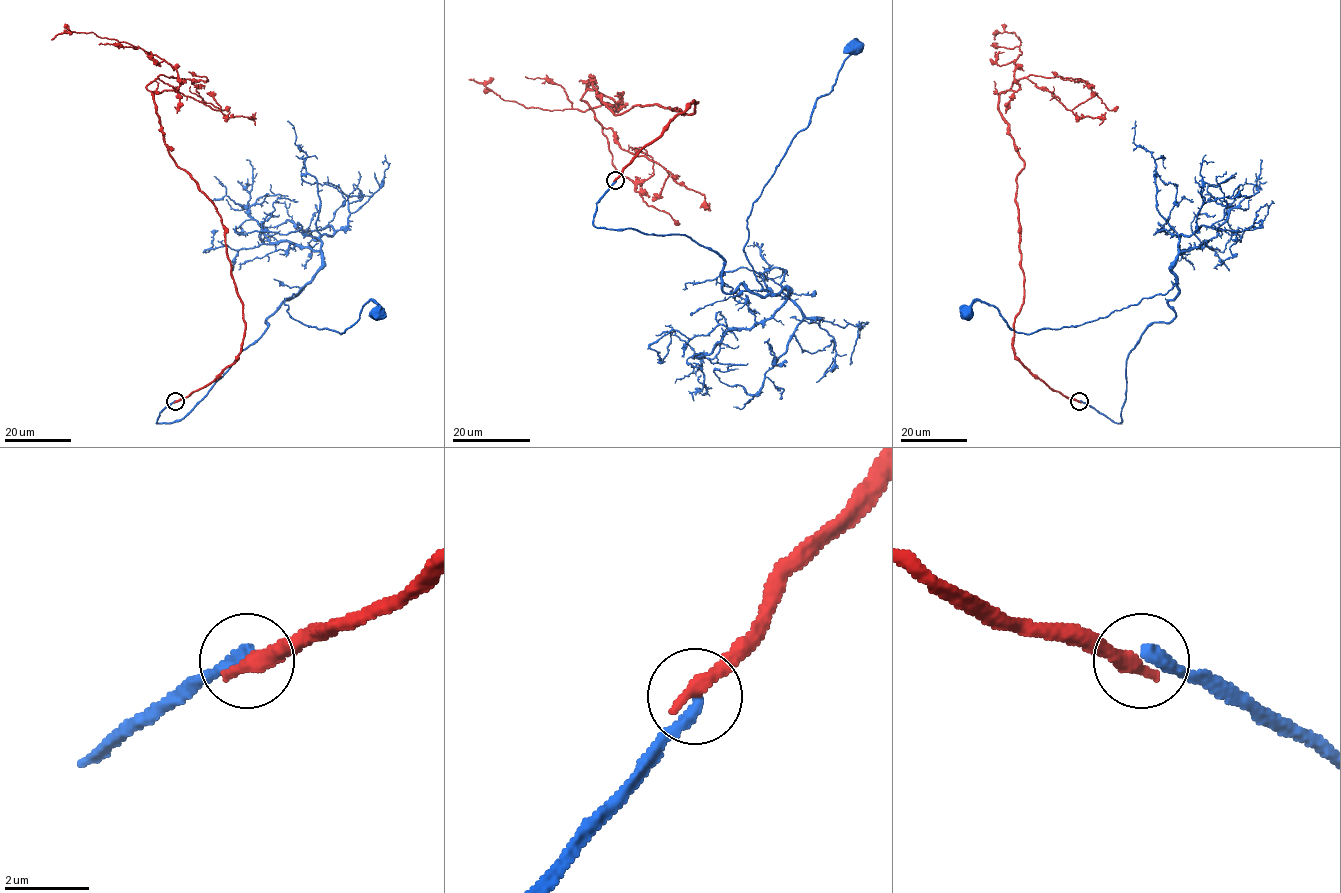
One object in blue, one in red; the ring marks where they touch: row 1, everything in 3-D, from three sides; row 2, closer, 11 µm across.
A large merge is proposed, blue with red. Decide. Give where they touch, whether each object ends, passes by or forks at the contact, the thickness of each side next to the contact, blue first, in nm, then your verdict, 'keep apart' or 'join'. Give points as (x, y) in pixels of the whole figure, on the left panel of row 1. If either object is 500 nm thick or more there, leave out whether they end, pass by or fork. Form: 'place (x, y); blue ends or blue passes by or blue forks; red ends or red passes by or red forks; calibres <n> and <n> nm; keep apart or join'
place (175, 401); blue ends; red ends; calibres 300 and 400 nm; keep apart

